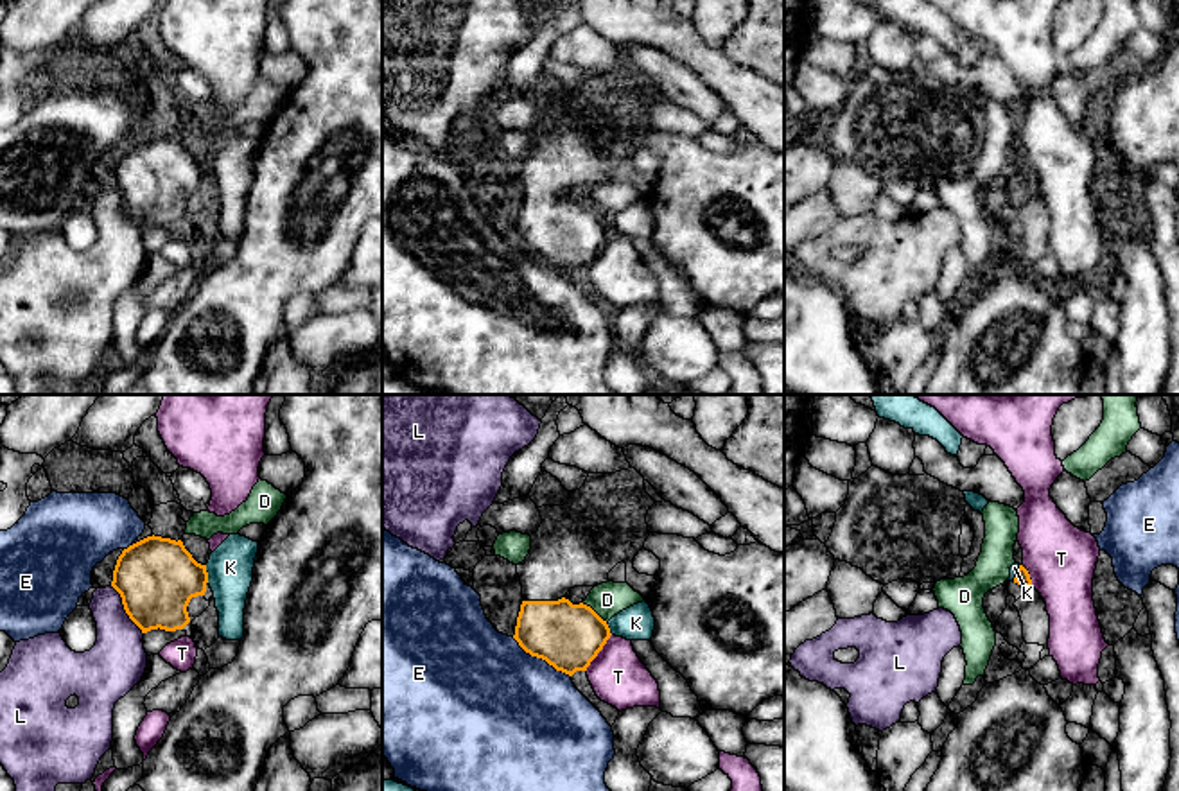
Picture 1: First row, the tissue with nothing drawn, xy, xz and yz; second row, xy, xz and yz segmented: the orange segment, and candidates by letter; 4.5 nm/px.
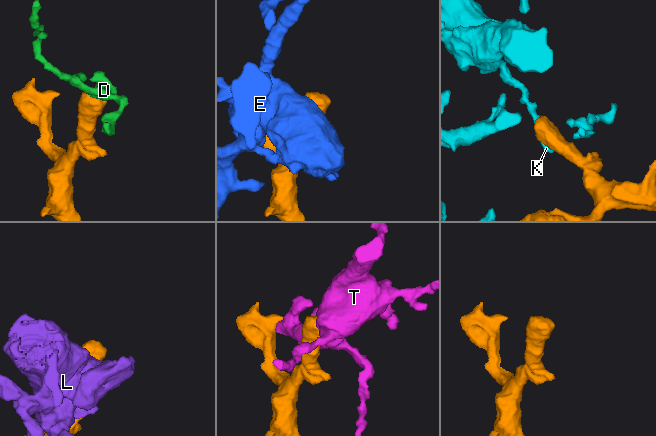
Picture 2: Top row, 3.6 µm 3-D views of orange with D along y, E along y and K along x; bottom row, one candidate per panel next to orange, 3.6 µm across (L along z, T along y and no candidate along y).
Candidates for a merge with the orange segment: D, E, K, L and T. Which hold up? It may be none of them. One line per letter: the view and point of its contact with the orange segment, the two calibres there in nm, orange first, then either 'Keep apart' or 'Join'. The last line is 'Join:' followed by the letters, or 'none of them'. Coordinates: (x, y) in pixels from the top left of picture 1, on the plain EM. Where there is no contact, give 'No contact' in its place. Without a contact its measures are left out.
D: Touches orange at xz (593, 208). Thickness 300 nm (orange) against 160 nm. Keep apart
E: Touches orange at xz (541, 255). Thickness 300 nm (orange) against 480 nm. Keep apart
K: Touches orange at xy (207, 173). Thickness 360 nm (orange) against 200 nm. Keep apart
L: Touches orange at xy (124, 207). Thickness 360 nm (orange) against 260 nm. Keep apart
T: Touches orange at xz (600, 248). Thickness 300 nm (orange) against 260 nm. Keep apart
Join: none of them

